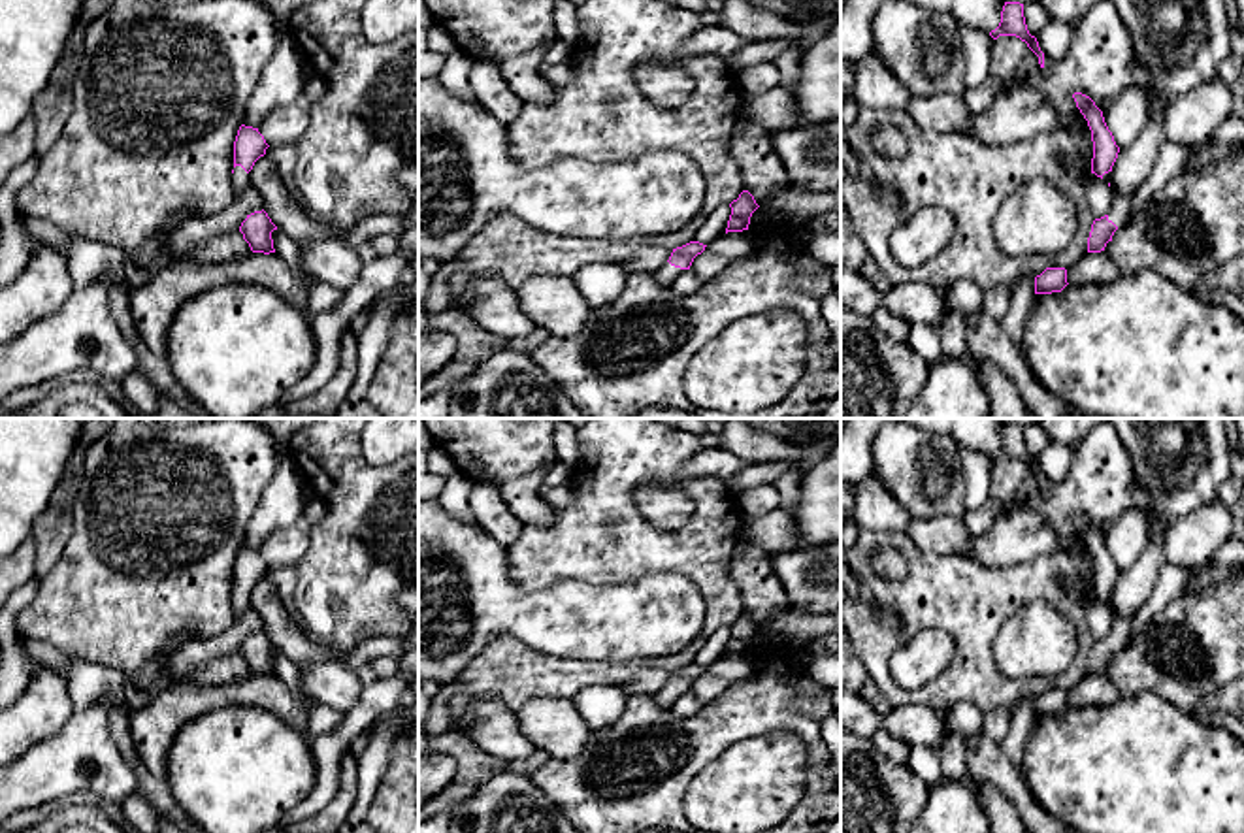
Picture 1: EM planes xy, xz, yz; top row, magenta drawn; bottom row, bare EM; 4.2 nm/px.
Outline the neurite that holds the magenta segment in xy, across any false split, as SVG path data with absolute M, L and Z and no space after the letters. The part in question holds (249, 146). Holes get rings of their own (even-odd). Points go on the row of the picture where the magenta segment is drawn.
M241 124L234 141L234 173L232 183L236 194L241 192L249 185L249 172L253 170L254 162L266 155L264 136L258 128Z

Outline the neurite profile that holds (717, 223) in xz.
M722 204L718 205L709 217L707 220L701 224L701 228L697 230L694 241L699 241L703 245L712 243L716 237L726 234L728 228L728 220L731 215L731 207L729 204Z

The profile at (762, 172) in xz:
M748 119L735 122L729 136L729 156L739 168L745 190L758 205L765 205L777 190L790 183L771 134Z

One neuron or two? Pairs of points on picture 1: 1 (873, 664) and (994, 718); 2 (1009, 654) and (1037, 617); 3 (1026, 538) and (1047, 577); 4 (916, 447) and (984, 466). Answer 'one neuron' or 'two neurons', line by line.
1: two neurons
2: one neuron
3: two neurons
4: two neurons

